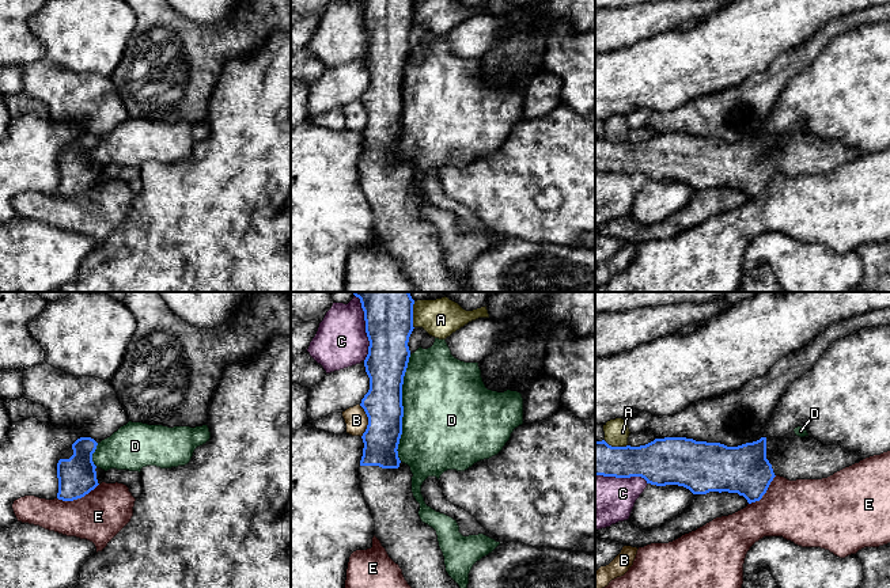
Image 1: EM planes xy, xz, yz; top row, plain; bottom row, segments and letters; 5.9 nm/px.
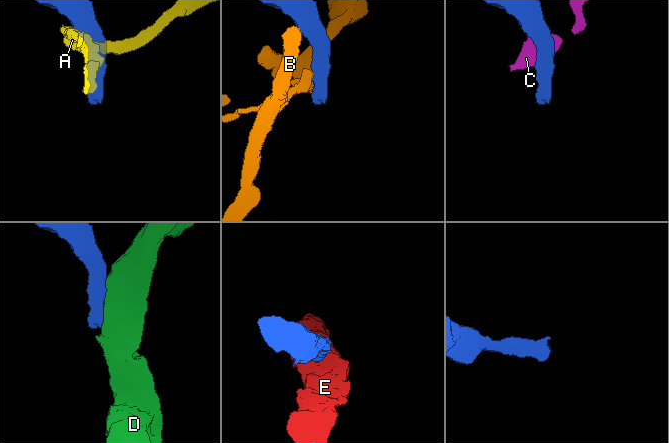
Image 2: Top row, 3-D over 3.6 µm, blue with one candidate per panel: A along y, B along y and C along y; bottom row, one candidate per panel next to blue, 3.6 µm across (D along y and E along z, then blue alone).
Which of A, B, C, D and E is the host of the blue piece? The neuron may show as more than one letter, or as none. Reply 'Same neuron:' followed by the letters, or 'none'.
Same neuron: none

